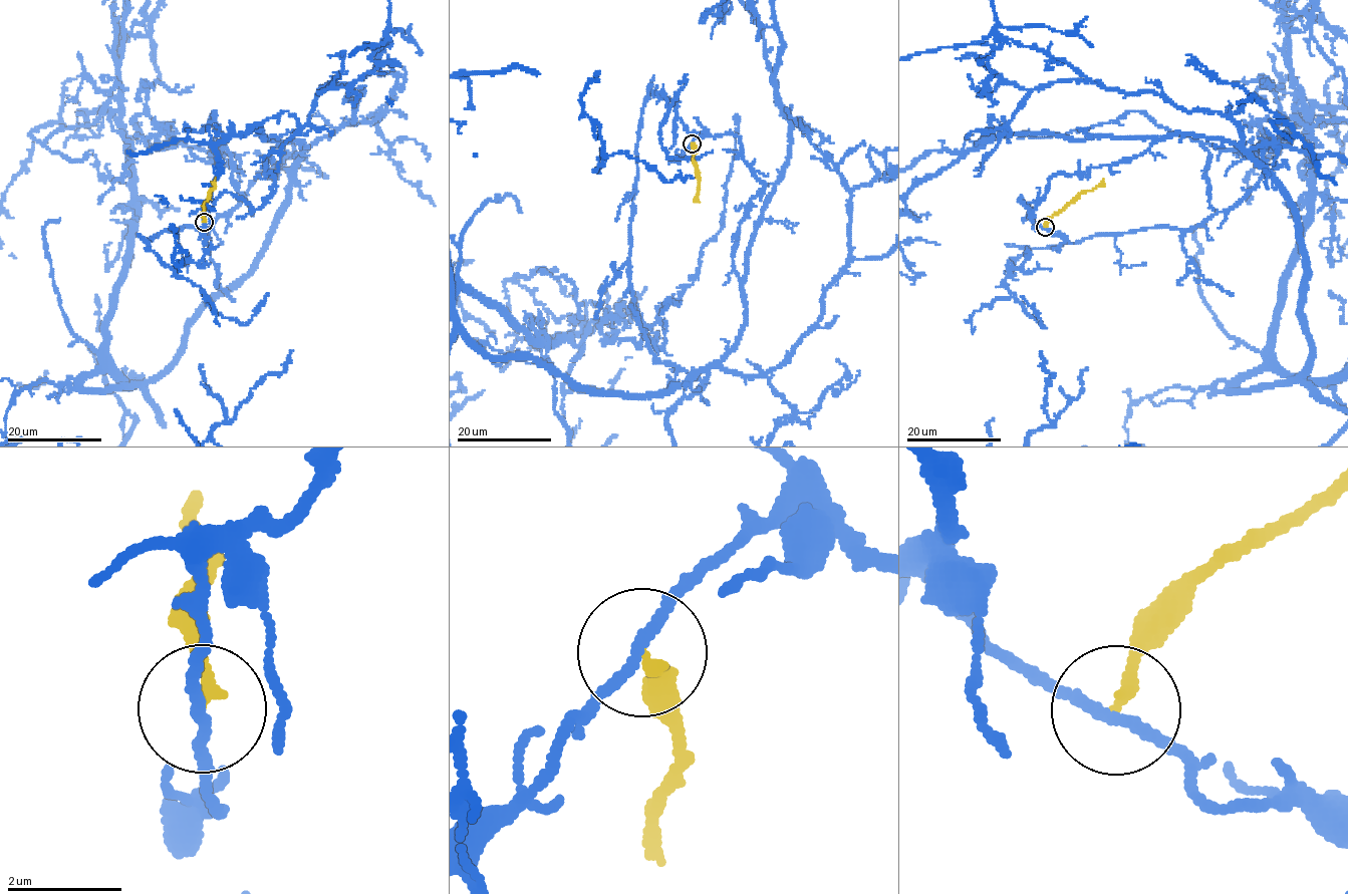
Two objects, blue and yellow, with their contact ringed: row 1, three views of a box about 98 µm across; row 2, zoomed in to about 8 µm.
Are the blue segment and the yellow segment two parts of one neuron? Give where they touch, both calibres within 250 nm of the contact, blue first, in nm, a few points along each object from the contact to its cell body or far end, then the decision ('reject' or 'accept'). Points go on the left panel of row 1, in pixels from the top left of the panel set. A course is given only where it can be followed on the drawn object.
(204, 222) | 180/200 nm | blue via (205, 222), (228, 192), (262, 205), (272, 150), (307, 145), (266, 248), (145, 384) | yellow via (204, 222), (204, 203), (215, 188), (216, 178) | reject

